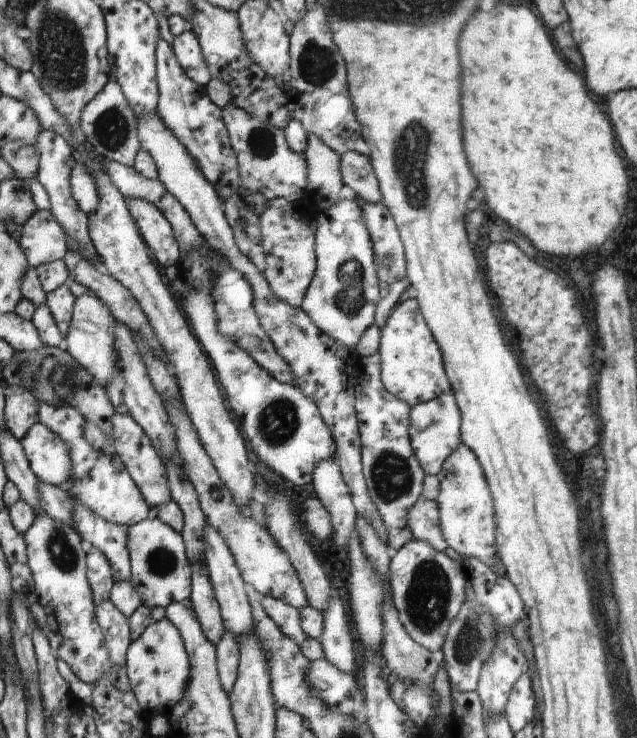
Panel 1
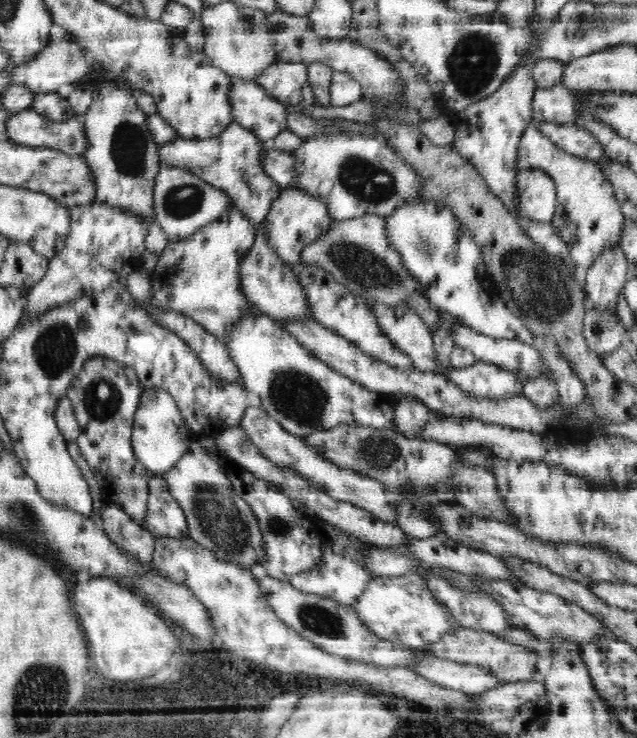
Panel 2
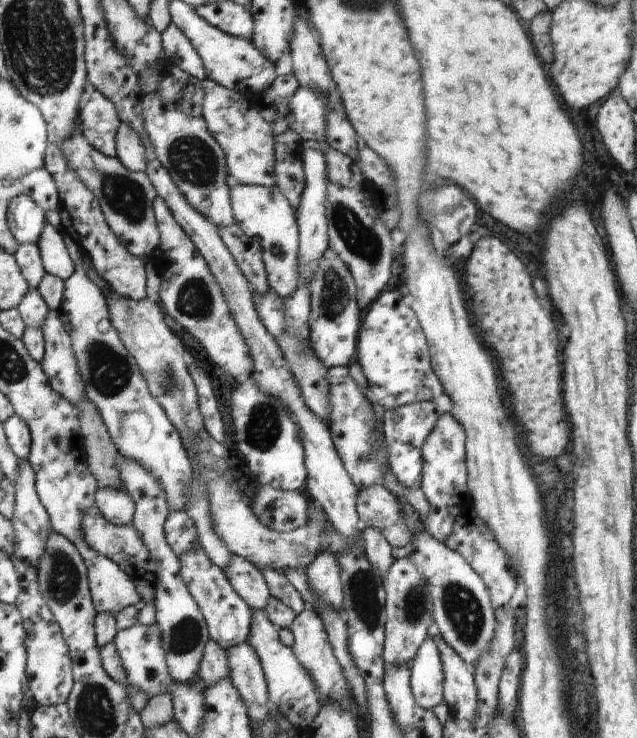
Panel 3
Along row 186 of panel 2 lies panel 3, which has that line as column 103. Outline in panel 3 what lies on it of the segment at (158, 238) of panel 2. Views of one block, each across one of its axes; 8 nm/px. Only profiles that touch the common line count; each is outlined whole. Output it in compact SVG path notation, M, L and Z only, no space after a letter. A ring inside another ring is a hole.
M99 90L90 94L90 99L78 114L79 127L84 138L98 152L109 157L116 157L116 135L121 120L116 107Z

